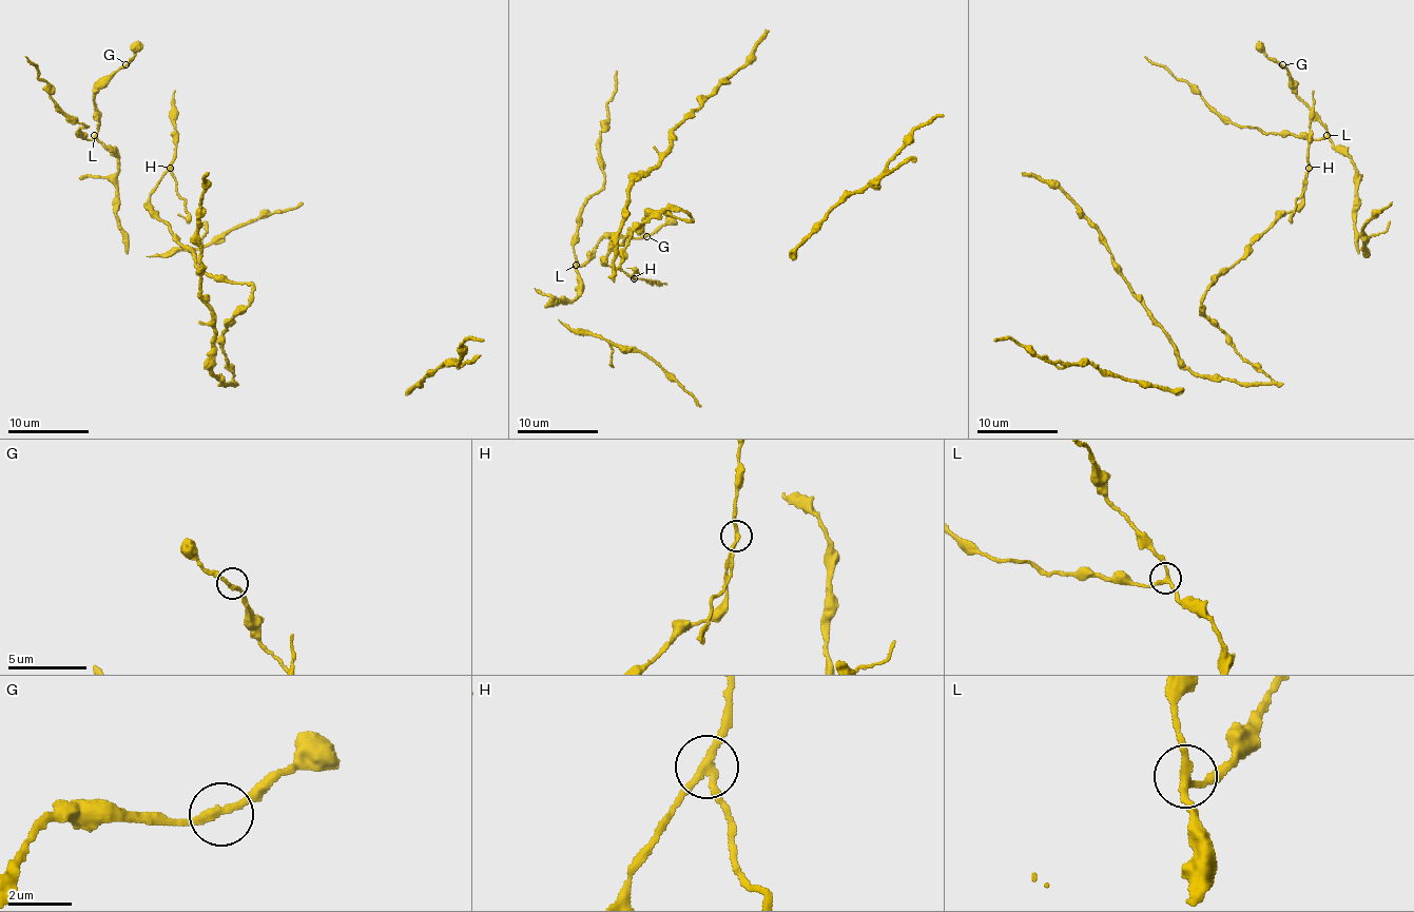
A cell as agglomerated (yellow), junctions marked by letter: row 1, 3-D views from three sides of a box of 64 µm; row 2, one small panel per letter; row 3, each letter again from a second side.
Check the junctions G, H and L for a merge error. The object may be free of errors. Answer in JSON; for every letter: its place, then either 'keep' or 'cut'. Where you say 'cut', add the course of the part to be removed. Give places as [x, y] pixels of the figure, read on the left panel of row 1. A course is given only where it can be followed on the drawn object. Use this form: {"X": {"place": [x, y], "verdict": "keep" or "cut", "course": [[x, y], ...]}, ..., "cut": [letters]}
{"G": {"place": [126, 64], "verdict": "keep"}, "H": {"place": [170, 168], "verdict": "cut", "course": [[170, 168], [188, 214], [177, 214]]}, "L": {"place": [94, 135], "verdict": "keep"}, "cut": ["H"]}

